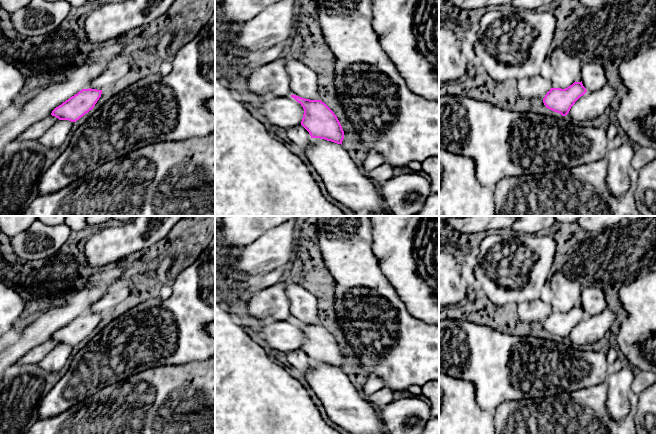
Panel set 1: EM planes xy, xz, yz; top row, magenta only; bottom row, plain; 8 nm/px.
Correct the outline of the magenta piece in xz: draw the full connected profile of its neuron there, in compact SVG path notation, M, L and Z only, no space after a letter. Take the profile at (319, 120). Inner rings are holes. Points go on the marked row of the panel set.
M291 95L304 109L301 125L311 138L320 138L342 145L344 131L334 112L321 100Z

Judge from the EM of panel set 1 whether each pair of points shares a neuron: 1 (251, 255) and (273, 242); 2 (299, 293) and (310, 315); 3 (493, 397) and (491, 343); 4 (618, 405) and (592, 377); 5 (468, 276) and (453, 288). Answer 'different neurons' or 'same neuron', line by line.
1: same neuron
2: same neuron
3: same neuron
4: different neurons
5: different neurons

